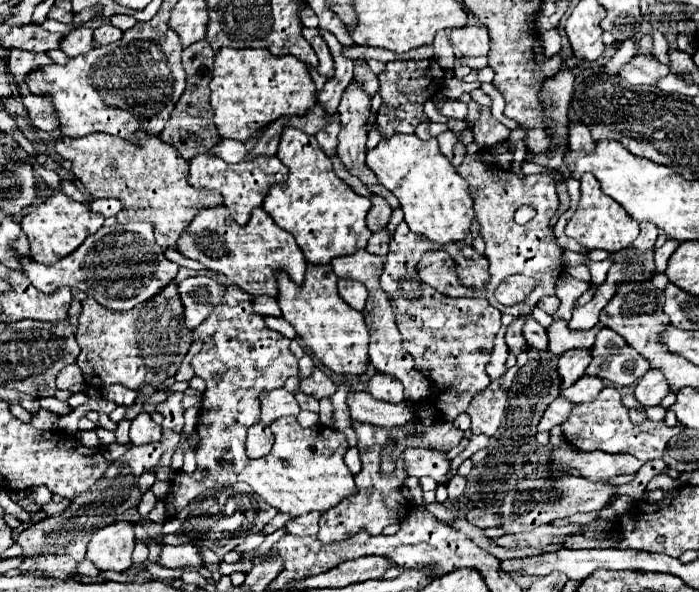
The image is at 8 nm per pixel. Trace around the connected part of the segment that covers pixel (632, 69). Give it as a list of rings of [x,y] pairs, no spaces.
[[[644,35],[638,41],[638,55],[632,57],[632,61],[626,63],[618,75],[622,75],[622,79],[628,81],[630,85],[656,85],[656,81],[666,77],[670,69],[668,65],[656,59],[652,47],[654,47],[652,35]]]

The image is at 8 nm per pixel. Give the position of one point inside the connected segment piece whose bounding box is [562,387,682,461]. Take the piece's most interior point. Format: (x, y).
(603, 424)

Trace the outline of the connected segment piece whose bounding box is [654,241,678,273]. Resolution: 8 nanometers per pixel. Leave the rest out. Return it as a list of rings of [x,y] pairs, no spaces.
[[[666,241],[660,249],[656,249],[654,251],[654,265],[656,265],[656,271],[658,273],[664,273],[666,271],[666,263],[668,263],[668,259],[670,259],[670,255],[676,251],[676,245],[678,245],[678,241]]]

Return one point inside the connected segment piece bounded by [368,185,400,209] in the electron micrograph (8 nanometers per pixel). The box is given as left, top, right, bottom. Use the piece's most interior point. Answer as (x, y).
(380, 190)

